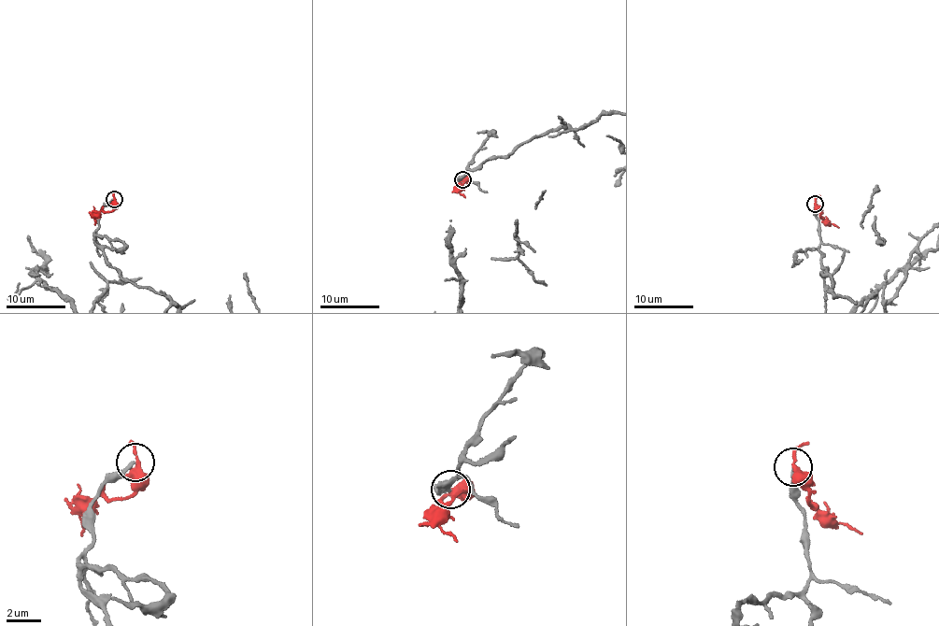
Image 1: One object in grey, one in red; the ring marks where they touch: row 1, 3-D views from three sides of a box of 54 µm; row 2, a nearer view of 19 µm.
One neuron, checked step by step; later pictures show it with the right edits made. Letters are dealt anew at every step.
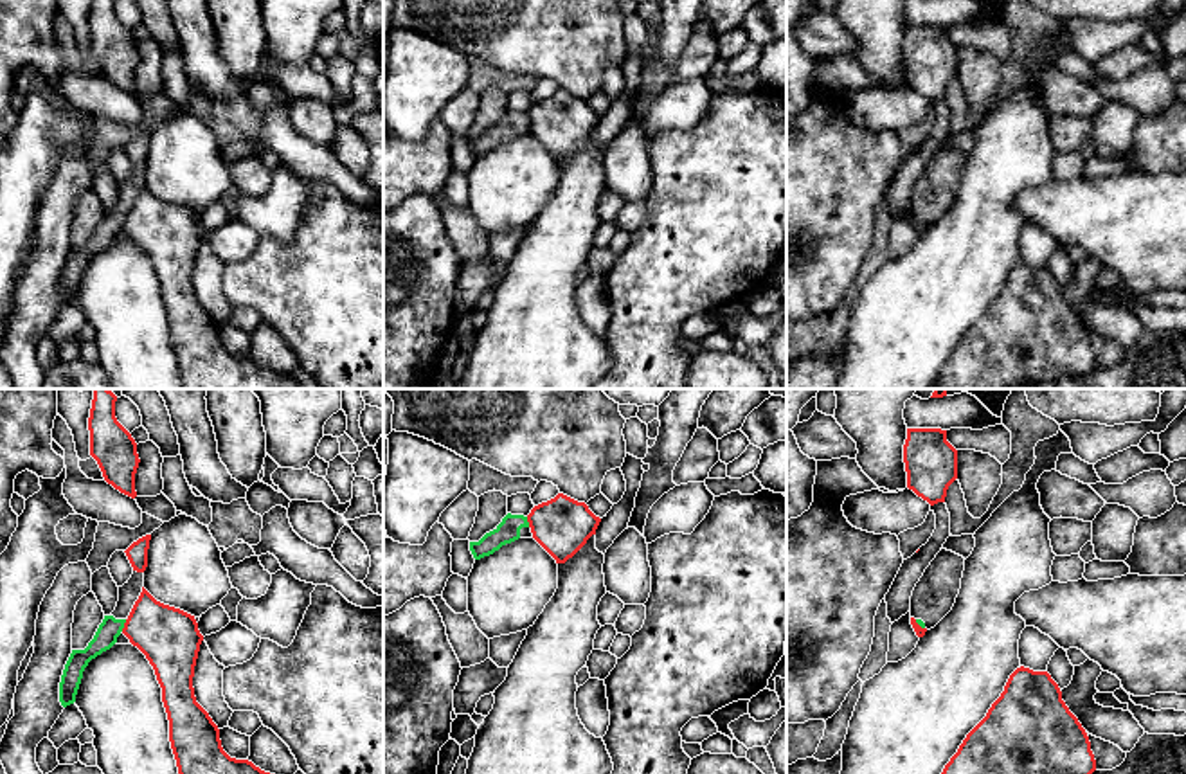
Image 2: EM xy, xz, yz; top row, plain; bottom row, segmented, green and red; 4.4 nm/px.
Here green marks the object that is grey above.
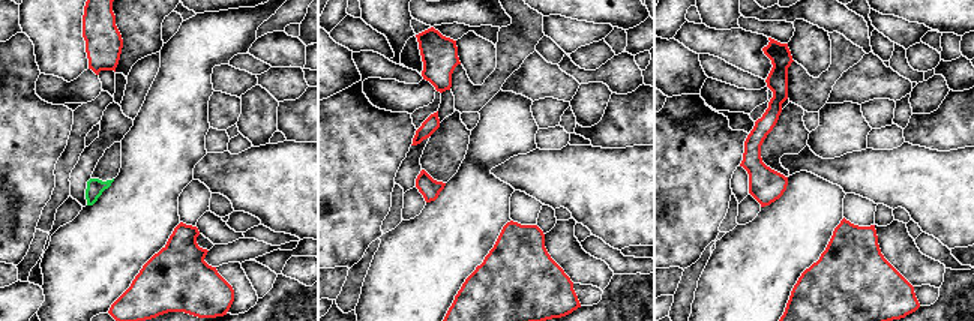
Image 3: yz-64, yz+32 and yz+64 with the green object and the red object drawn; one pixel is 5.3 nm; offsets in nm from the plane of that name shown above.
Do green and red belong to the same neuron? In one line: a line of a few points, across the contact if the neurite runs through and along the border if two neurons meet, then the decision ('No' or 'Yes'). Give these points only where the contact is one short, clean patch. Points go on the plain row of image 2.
Line: xy (126, 216), (121, 227). No

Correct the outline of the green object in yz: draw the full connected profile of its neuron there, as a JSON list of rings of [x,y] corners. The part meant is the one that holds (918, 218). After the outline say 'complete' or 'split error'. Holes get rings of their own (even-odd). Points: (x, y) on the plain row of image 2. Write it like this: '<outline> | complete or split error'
[[[941,146],[925,166],[911,193],[911,214],[921,225],[934,225],[952,207],[963,167],[965,155],[947,146]]] | split error

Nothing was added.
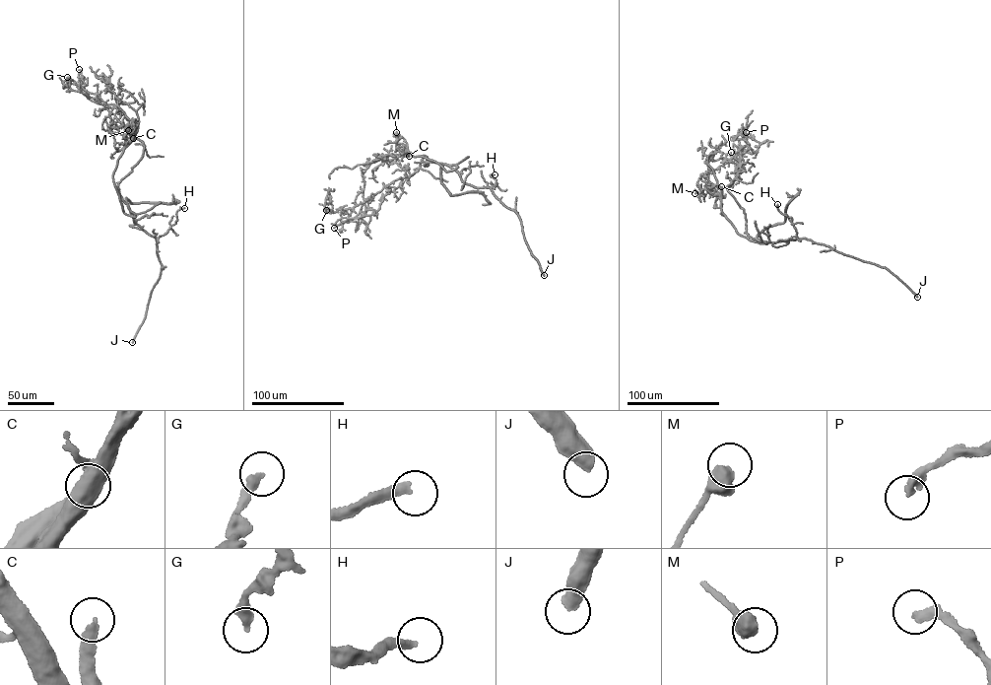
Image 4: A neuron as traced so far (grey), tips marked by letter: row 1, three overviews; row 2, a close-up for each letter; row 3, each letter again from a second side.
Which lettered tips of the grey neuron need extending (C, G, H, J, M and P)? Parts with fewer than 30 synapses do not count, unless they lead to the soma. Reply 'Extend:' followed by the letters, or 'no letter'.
Extend: C, H, J

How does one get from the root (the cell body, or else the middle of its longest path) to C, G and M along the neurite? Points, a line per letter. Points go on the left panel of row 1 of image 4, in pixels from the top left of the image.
C: (135, 215), (124, 213), (112, 175), (123, 149), (133, 138)
G: (135, 215), (123, 201), (118, 183), (141, 159), (143, 143), (108, 110), (99, 95), (68, 83), (67, 77)
M: (135, 215), (124, 213), (112, 175), (125, 143), (134, 134), (124, 136), (124, 128), (128, 130)

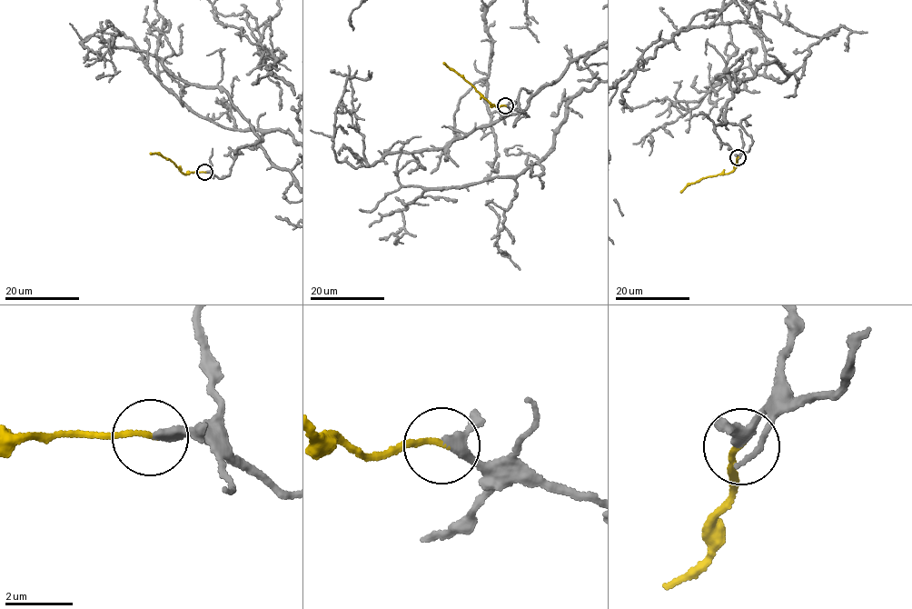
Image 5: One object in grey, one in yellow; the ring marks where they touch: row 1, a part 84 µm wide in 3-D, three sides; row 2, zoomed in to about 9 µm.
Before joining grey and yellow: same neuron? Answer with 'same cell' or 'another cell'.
same cell

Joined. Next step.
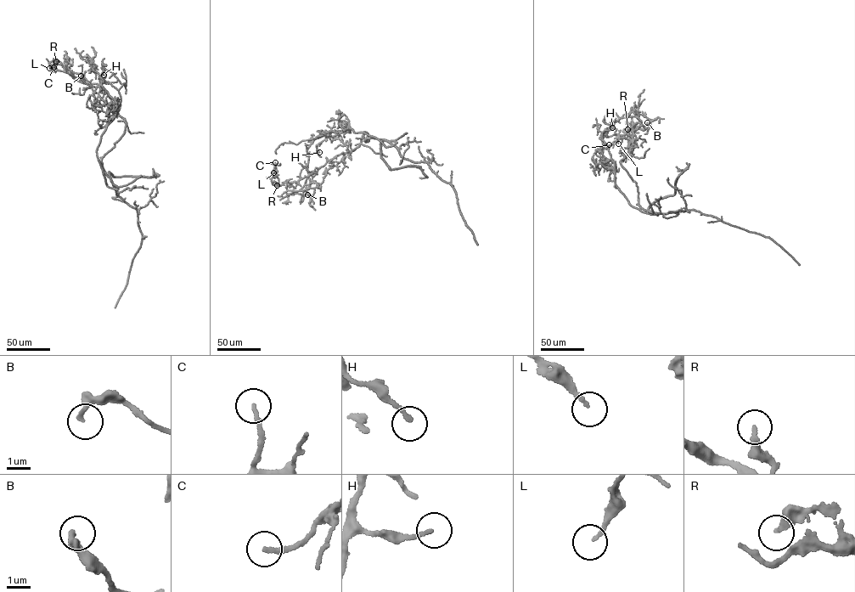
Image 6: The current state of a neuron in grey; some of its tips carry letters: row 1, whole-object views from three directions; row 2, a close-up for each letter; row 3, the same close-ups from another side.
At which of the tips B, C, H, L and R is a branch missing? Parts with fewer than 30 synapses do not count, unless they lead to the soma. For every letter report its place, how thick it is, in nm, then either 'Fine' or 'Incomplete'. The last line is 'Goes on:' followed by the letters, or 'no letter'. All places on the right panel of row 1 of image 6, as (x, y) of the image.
B: Place: (647, 122). Thickness 200 nm. Fine
C: Place: (609, 144). Thickness 160 nm. Fine
H: Place: (612, 127). Thickness 170 nm. Fine
L: Place: (618, 143). Thickness 150 nm. Fine
R: Place: (627, 129). Thickness 240 nm. Fine
Goes on: no letter

